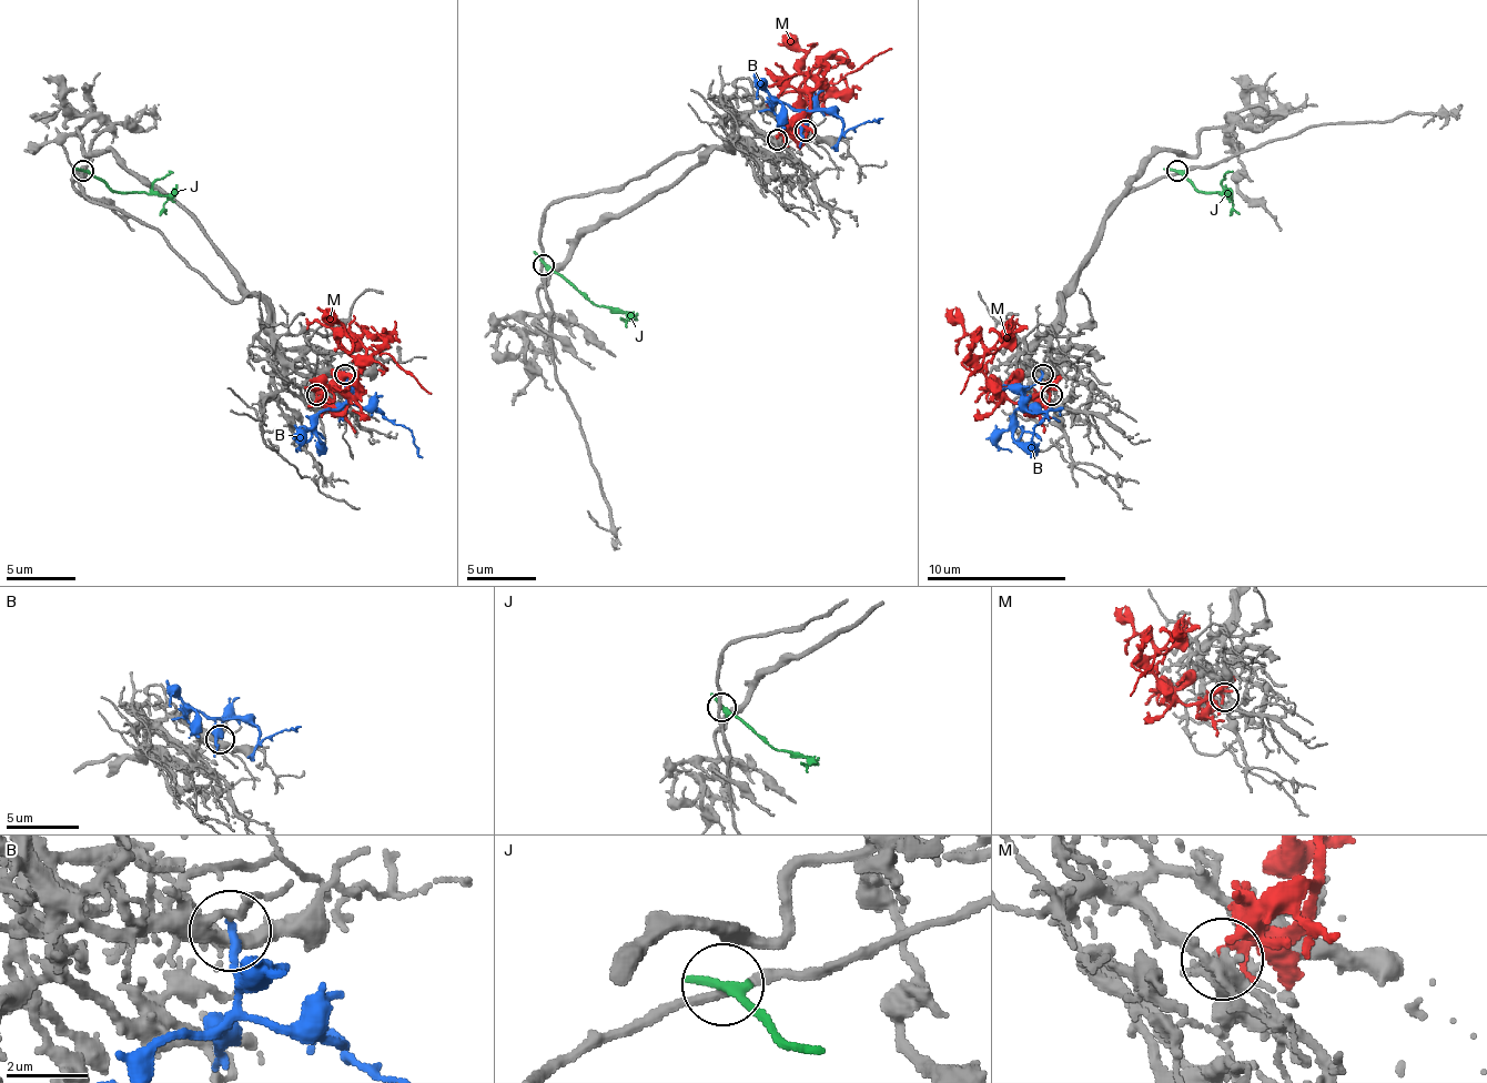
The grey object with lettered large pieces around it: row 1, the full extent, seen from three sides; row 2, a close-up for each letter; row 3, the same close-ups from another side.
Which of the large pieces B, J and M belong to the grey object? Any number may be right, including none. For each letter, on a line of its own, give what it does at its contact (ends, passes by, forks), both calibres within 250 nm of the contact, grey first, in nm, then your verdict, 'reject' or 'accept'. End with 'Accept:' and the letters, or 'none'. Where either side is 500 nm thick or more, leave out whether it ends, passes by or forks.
B: it ends; calibres 320 and 180 nm; accept
J: it ends; calibres 220 and 320 nm; reject
M: it passes by; calibres 240 and 170 nm; reject
Accept: B

